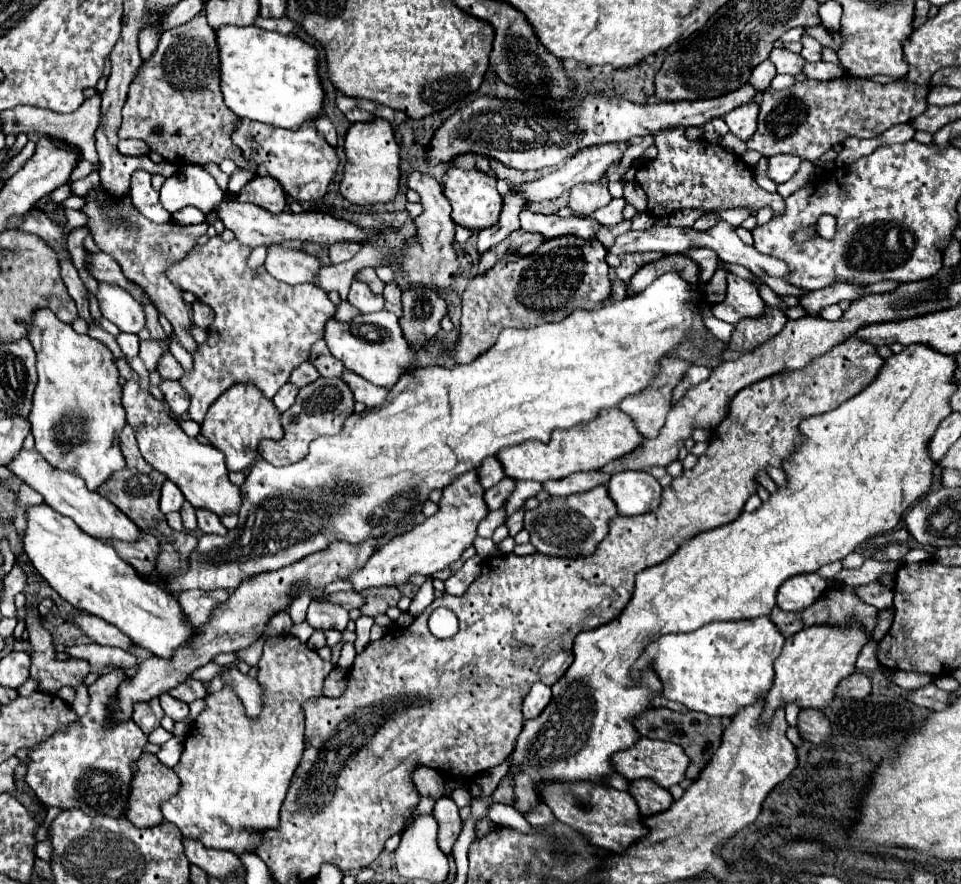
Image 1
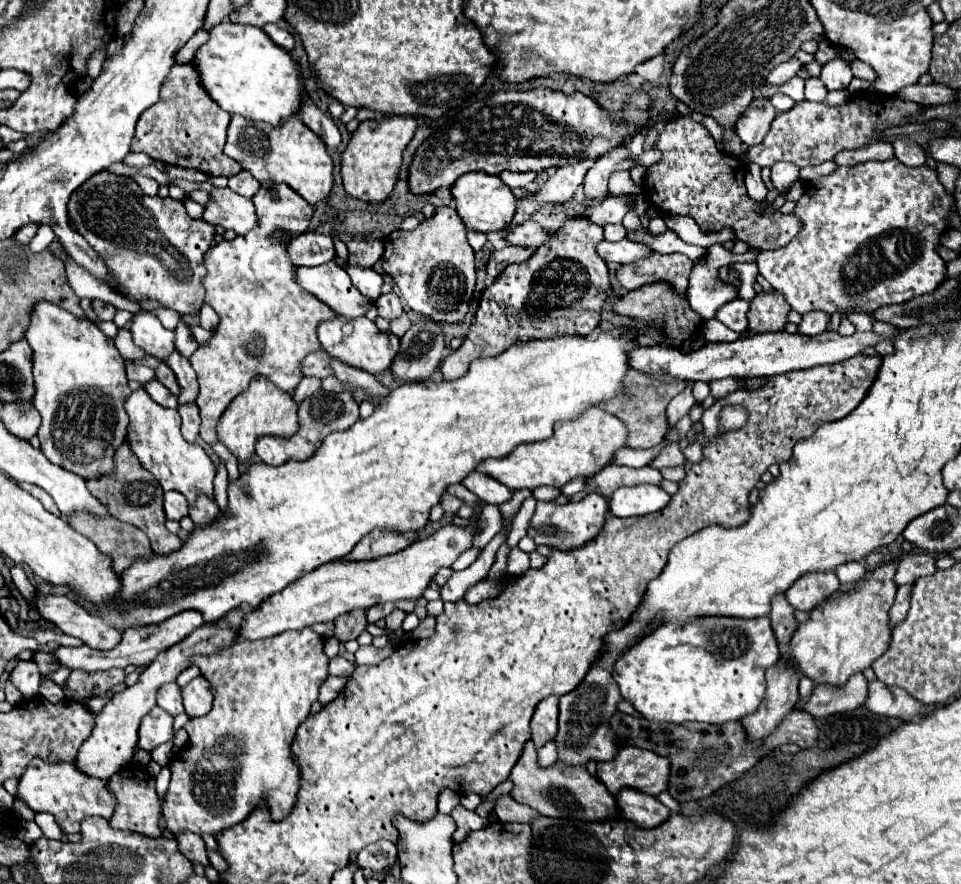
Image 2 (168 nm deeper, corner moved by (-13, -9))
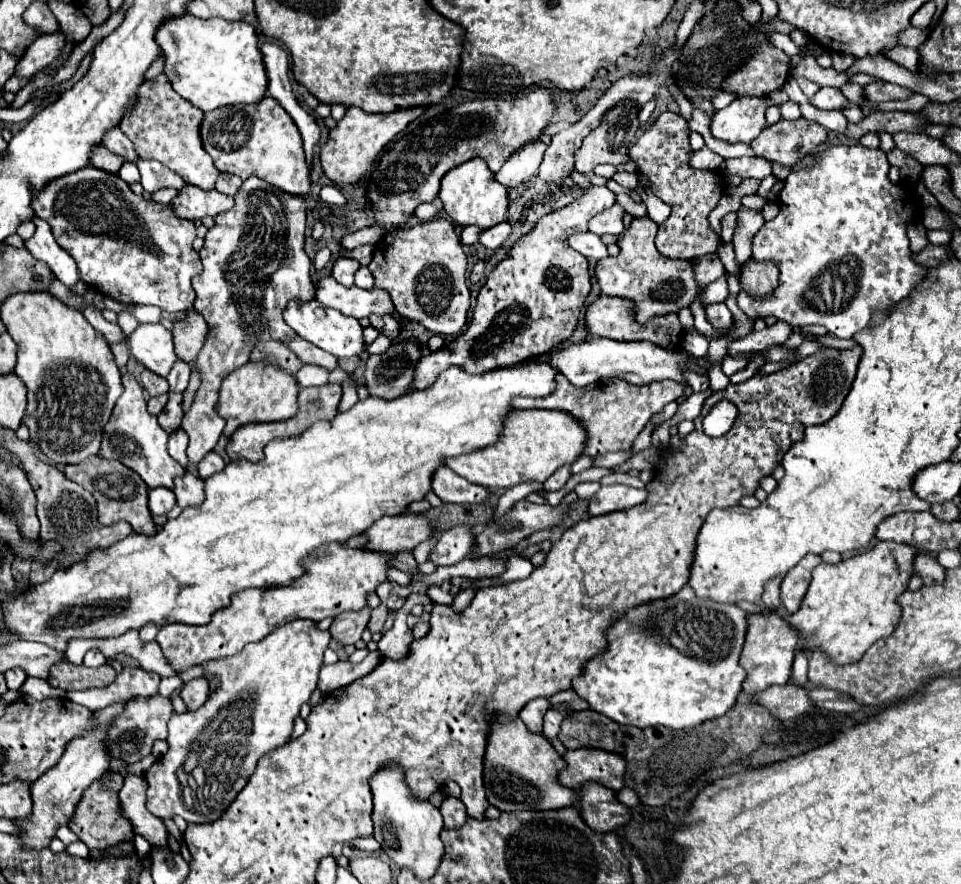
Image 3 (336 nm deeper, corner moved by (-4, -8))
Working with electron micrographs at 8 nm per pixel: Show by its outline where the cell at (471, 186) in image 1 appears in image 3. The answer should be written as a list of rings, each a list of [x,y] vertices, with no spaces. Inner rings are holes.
[[[477,158],[475,162],[465,162],[449,170],[449,174],[445,174],[445,178],[441,180],[439,198],[443,200],[443,208],[449,214],[449,218],[461,226],[475,224],[481,230],[487,230],[507,220],[507,190],[499,182],[495,182],[489,166],[485,166],[485,162]]]

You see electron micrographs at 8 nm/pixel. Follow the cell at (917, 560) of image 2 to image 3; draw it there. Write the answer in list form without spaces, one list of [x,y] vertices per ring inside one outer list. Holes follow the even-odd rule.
[[[917,554],[915,556],[913,574],[917,574],[923,580],[923,584],[929,584],[929,586],[943,582],[943,578],[945,578],[943,566],[929,554]]]

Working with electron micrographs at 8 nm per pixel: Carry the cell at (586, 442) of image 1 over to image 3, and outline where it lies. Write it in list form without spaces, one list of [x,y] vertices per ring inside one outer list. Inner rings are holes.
[[[517,410],[517,414],[505,422],[505,430],[501,432],[497,446],[451,458],[447,466],[465,480],[485,488],[513,488],[521,482],[543,484],[557,468],[573,464],[583,454],[587,440],[589,434],[585,426],[569,412]]]

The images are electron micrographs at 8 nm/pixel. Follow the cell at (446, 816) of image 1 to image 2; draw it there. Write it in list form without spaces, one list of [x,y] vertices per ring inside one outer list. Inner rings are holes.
[[[458,805],[458,807],[454,807],[454,811],[450,813],[452,815],[452,819],[456,821],[456,831],[454,831],[454,841],[458,843],[458,841],[462,841],[468,833],[472,833],[472,831],[478,831],[478,829],[482,829],[484,825],[486,825],[486,819],[482,819],[476,811],[468,811],[466,807],[462,807],[462,805]]]

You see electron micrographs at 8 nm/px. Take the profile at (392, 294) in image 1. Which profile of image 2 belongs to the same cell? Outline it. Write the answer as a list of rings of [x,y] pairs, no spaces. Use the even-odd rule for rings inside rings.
[[[402,313],[398,319],[394,319],[394,321],[390,323],[390,331],[392,331],[392,335],[402,337],[402,335],[408,331],[408,327],[410,327],[410,325],[412,325],[412,323],[410,323],[408,315],[406,315],[406,313]]]

